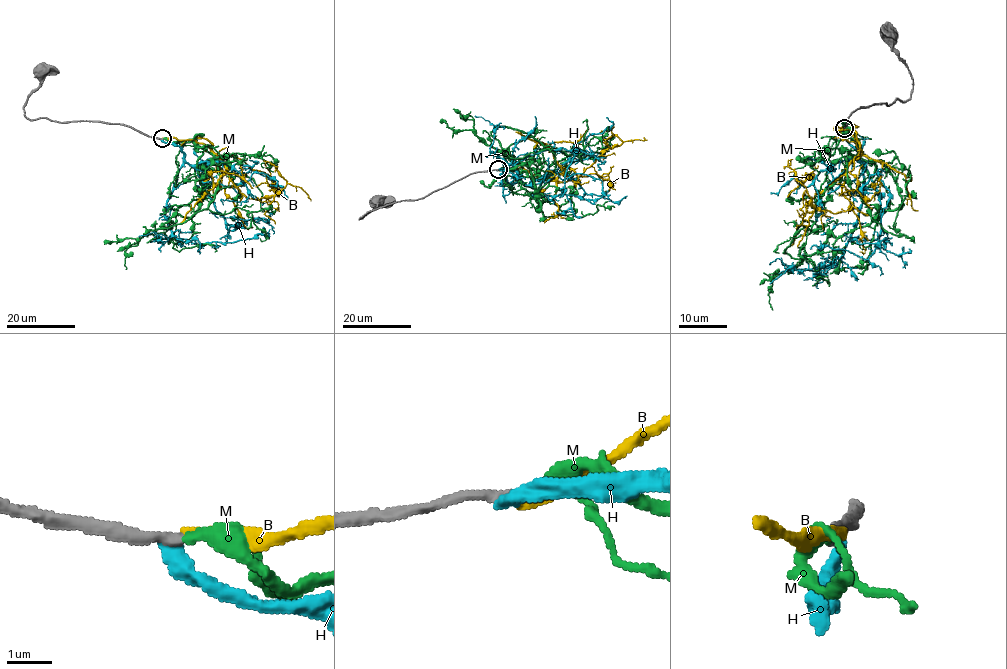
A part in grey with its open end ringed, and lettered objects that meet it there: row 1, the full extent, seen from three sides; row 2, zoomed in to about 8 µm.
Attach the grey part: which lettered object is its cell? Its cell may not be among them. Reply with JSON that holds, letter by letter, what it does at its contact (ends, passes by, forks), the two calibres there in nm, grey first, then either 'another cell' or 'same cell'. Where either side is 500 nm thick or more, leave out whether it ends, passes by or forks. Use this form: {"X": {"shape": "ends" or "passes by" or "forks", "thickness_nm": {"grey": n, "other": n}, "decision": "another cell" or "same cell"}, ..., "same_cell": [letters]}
{"B": {"shape": "ends", "thickness_nm": {"grey": 240, "other": 240}, "decision": "another cell"}, "H": {"shape": "ends", "thickness_nm": {"grey": 280, "other": 320}, "decision": "another cell"}, "M": {"shape": "ends", "thickness_nm": {"grey": 240, "other": 280}, "decision": "same cell"}, "same_cell": ["M"]}

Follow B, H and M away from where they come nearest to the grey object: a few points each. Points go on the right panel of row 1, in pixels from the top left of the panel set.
B: (844, 127), (835, 129), (848, 129), (859, 144), (842, 190), (849, 210), (818, 210), (789, 165), (793, 159)
H: (844, 128), (843, 138), (860, 160), (865, 195), (842, 259), (824, 274), (815, 273), (825, 261), (844, 254)
M: (844, 128), (859, 153), (784, 252), (811, 260), (829, 284), (817, 274), (812, 285)

